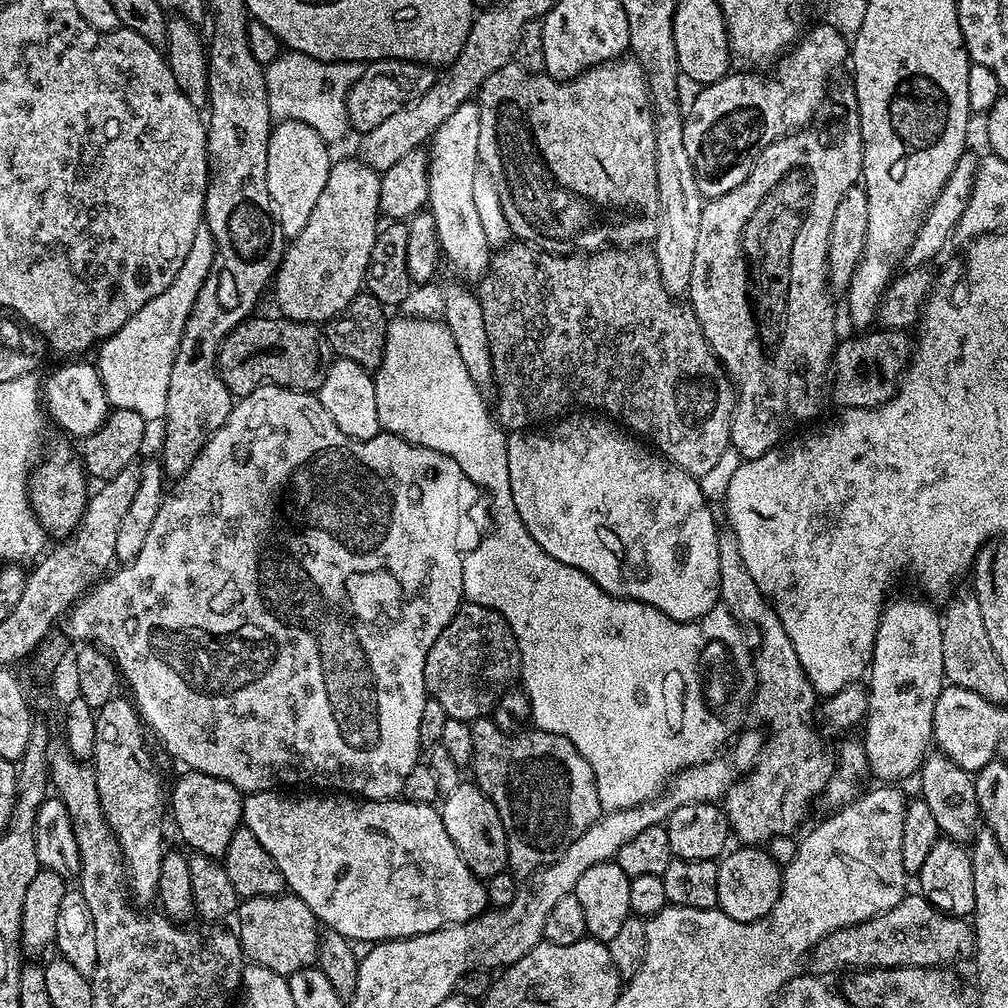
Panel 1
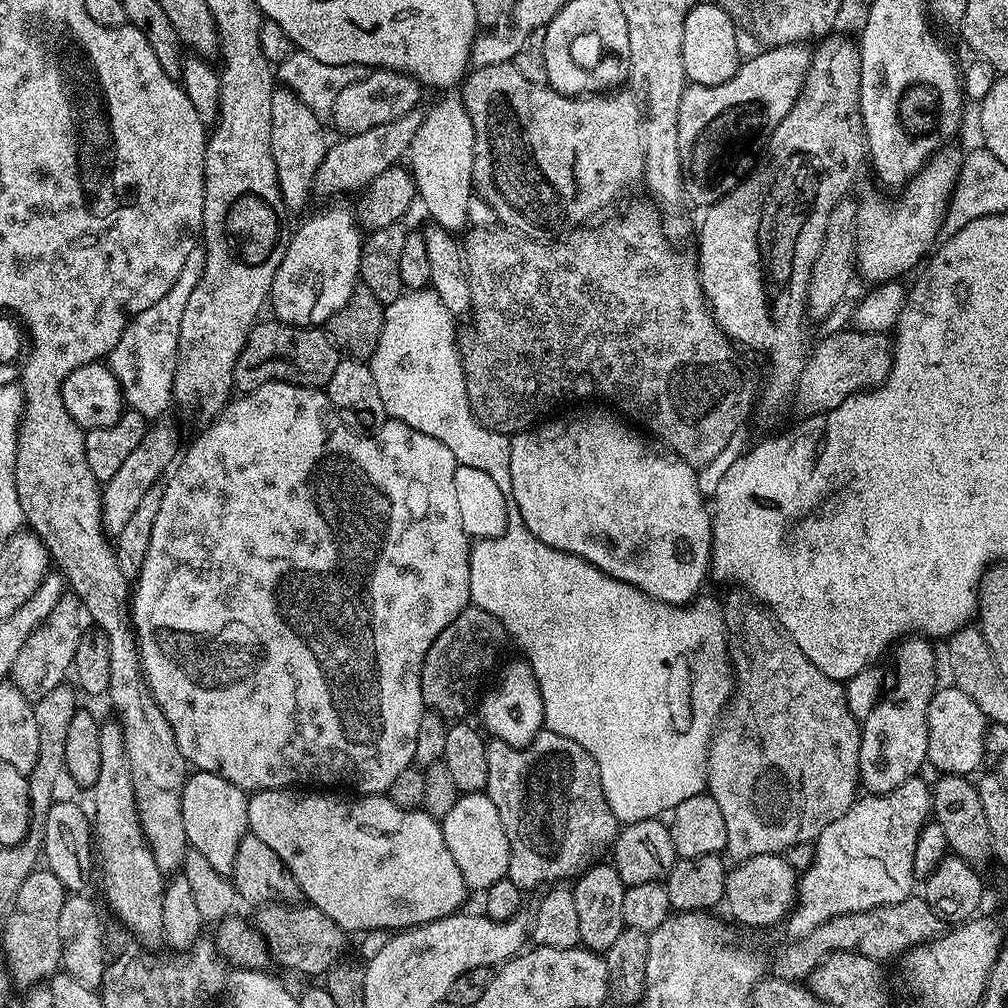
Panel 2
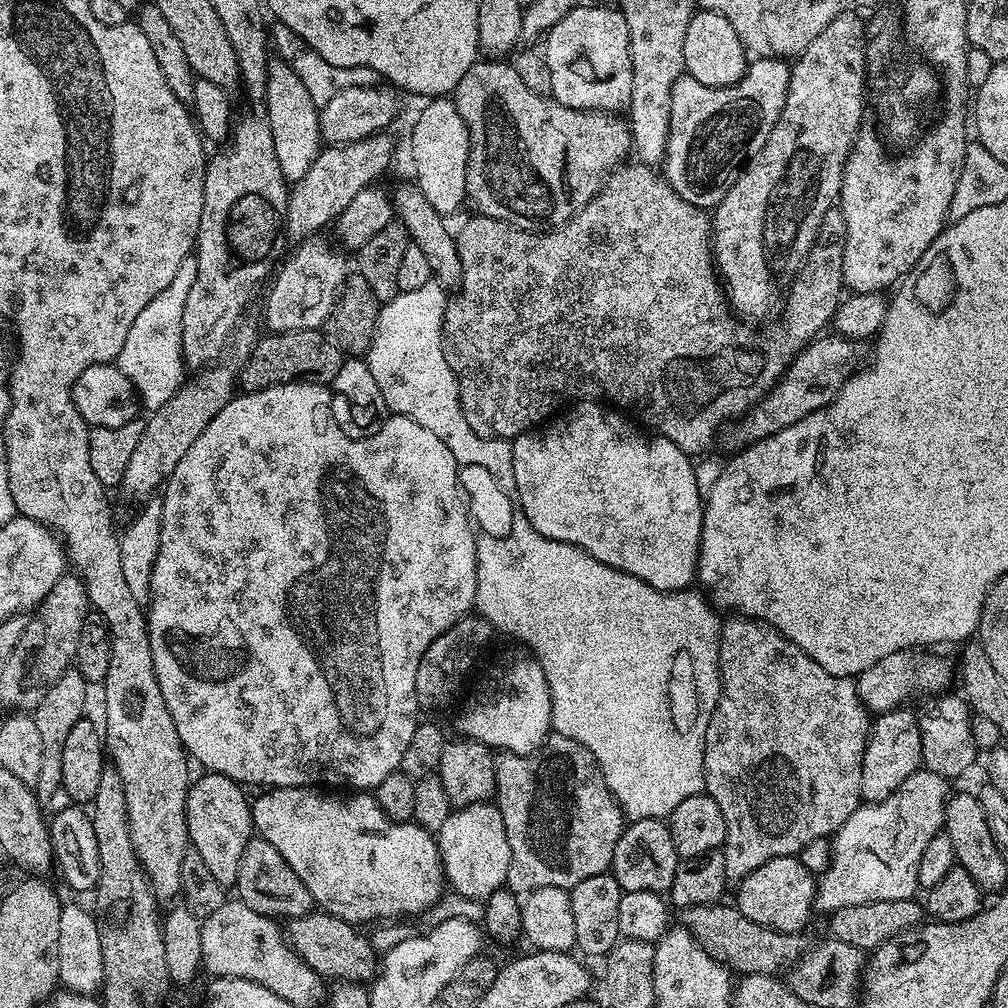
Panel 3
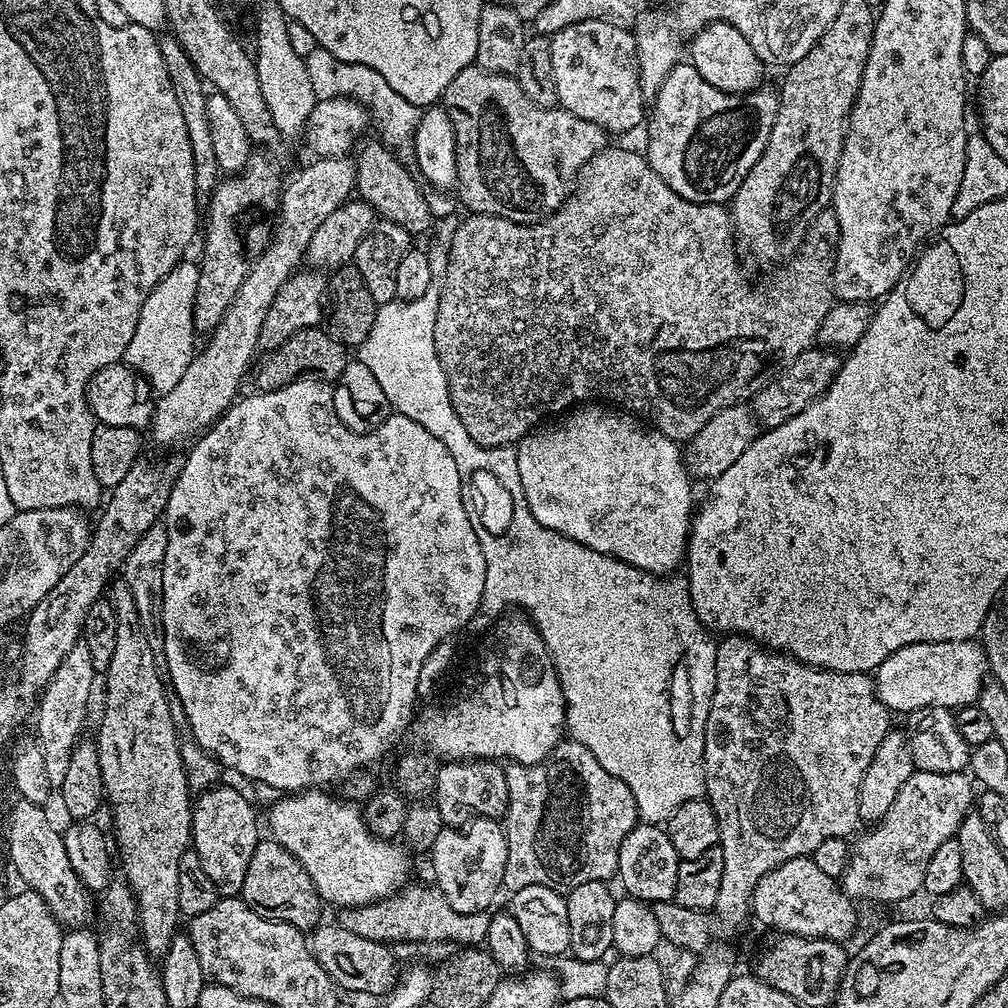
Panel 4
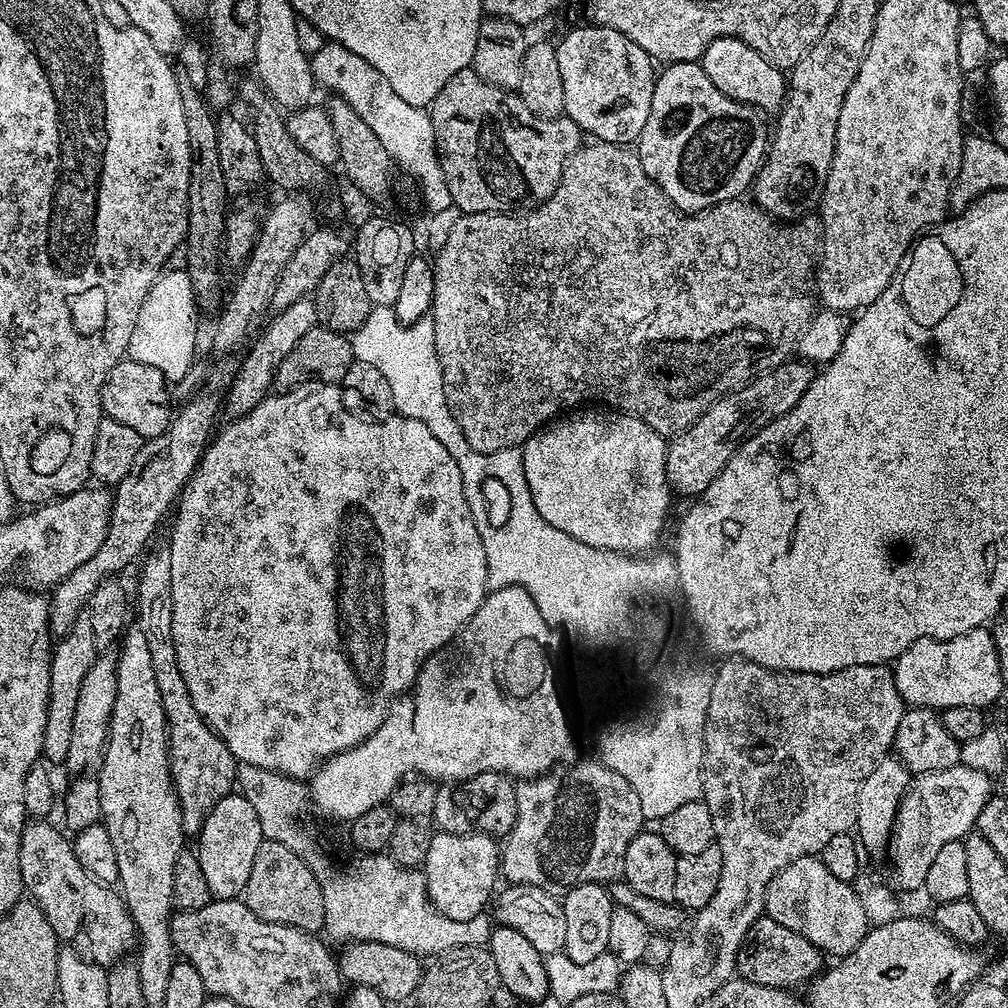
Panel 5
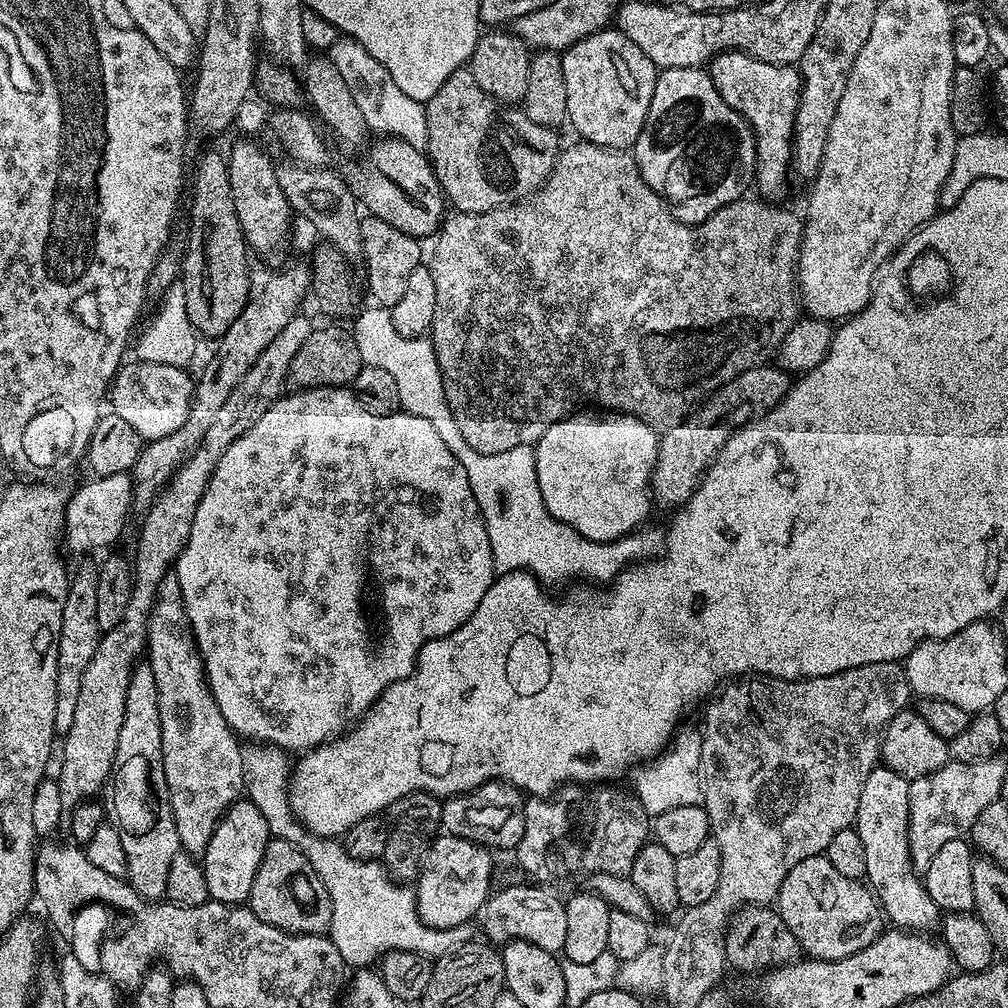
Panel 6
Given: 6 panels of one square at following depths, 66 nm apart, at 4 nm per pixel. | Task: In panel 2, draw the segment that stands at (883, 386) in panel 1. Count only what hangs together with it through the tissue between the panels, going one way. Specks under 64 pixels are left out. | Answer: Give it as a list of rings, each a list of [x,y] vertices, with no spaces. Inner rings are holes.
[[[851,330],[852,332],[832,332],[829,334],[825,340],[815,341],[814,347],[811,349],[810,355],[808,357],[808,365],[804,367],[804,373],[800,375],[800,385],[796,388],[796,399],[794,401],[795,411],[800,411],[804,413],[800,414],[815,414],[817,412],[829,412],[834,410],[840,403],[843,402],[846,398],[850,398],[856,392],[863,392],[870,388],[877,388],[878,385],[882,384],[885,378],[892,373],[892,345],[893,341],[889,339],[885,333],[882,332],[861,332],[859,330]]]

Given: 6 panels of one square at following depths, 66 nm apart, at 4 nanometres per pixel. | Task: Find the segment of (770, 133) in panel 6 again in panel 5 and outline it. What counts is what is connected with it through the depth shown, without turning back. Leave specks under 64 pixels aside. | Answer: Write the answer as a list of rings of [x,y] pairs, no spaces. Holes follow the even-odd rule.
[[[718,38],[706,46],[699,64],[706,70],[706,78],[714,82],[722,94],[734,98],[738,102],[748,105],[749,109],[759,110],[761,113],[779,113],[780,107],[784,105],[786,95],[786,76],[781,69],[775,68],[762,54],[758,54],[746,42],[739,38]]]

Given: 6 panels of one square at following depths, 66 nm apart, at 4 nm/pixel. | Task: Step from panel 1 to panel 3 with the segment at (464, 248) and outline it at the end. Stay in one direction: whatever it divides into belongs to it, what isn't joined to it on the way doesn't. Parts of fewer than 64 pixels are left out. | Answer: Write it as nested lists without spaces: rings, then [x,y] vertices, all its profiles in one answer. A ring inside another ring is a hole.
[[[438,96],[427,101],[428,104],[416,116],[416,125],[412,128],[412,168],[416,171],[414,183],[426,194],[426,202],[434,206],[441,214],[456,212],[460,203],[465,203],[466,166],[470,138],[458,106],[448,96]]]

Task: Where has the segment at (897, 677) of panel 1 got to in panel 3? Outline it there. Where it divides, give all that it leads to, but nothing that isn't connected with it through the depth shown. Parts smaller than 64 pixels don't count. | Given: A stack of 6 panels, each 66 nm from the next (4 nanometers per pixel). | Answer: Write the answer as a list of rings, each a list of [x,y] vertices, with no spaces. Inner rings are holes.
[[[901,706],[892,712],[881,712],[871,721],[868,744],[862,758],[862,782],[860,798],[864,802],[875,802],[890,798],[910,778],[910,774],[921,771],[922,734],[918,730],[917,713],[911,707]]]

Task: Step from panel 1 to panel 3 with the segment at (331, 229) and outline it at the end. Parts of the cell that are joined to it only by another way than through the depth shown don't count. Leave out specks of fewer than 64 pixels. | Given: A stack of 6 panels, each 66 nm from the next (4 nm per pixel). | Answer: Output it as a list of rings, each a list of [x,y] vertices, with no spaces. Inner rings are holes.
[[[315,234],[299,241],[295,245],[296,249],[289,254],[288,261],[286,256],[283,263],[279,265],[278,271],[271,277],[272,289],[269,290],[268,301],[264,304],[264,320],[268,323],[266,328],[269,333],[286,333],[291,332],[292,329],[319,329],[328,321],[340,287],[344,284],[346,269],[344,269],[343,258],[326,241],[319,240],[320,238]]]

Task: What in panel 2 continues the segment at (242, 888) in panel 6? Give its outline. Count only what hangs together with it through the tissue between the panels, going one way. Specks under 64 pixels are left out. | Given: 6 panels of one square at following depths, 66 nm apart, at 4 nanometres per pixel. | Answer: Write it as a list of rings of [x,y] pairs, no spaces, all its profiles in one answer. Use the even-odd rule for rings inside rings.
[[[196,770],[184,781],[182,827],[186,829],[188,846],[198,850],[223,876],[231,877],[238,842],[249,835],[248,798],[249,793],[244,789],[234,786],[234,782],[226,782],[226,778],[218,774]]]

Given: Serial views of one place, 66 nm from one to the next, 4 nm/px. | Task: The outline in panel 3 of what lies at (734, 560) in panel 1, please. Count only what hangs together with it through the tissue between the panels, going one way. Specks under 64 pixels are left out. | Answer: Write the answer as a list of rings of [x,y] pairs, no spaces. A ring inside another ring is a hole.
[[[739,614],[729,615],[729,620],[725,619],[720,625],[720,636],[723,642],[723,666],[724,676],[727,680],[723,682],[725,685],[724,699],[720,701],[719,708],[716,709],[716,716],[713,717],[711,728],[708,729],[708,741],[704,744],[704,786],[707,795],[714,798],[714,802],[718,802],[718,806],[722,810],[722,818],[726,818],[726,838],[724,839],[723,854],[726,858],[726,874],[729,881],[739,882],[745,876],[749,876],[754,870],[758,870],[758,866],[762,866],[770,858],[775,856],[799,856],[800,851],[806,846],[810,846],[810,842],[814,842],[814,838],[822,838],[823,836],[831,837],[842,826],[842,822],[846,822],[846,818],[850,818],[850,814],[854,814],[854,810],[860,807],[862,801],[860,798],[860,783],[862,782],[862,758],[864,757],[864,748],[868,744],[868,734],[870,731],[870,713],[864,707],[864,703],[858,698],[858,690],[856,682],[850,676],[831,676],[826,670],[822,670],[822,666],[818,666],[818,662],[814,662],[814,658],[810,658],[798,646],[794,646],[792,640],[780,634],[776,628],[770,627],[762,620],[753,620],[751,616],[742,616]]]

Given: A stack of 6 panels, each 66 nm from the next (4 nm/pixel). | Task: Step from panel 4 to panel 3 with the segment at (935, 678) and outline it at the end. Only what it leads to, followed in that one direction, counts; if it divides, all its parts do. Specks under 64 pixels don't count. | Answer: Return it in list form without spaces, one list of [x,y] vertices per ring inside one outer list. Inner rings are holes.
[[[909,650],[907,652],[895,652],[894,654],[890,654],[886,658],[882,658],[882,662],[874,662],[874,666],[870,666],[870,670],[866,670],[865,672],[860,673],[859,676],[855,677],[856,682],[856,689],[858,690],[858,698],[864,703],[864,707],[868,709],[869,713],[872,714],[879,714],[881,712],[892,712],[896,708],[907,705],[909,703],[908,699],[911,696],[920,696],[919,698],[928,698],[931,697],[933,694],[940,694],[945,691],[944,688],[947,686],[948,683],[953,683],[954,680],[954,668],[947,664],[946,661],[943,660],[940,656],[920,656],[924,654],[917,654],[915,651]]]

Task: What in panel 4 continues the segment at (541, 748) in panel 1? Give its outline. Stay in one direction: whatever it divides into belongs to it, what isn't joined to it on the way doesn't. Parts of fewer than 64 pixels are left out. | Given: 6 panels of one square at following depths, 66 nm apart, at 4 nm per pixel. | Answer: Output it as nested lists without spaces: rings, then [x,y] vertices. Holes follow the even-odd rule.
[[[571,738],[561,739],[560,743],[554,746],[554,750],[547,760],[540,760],[536,764],[509,763],[505,767],[504,773],[506,774],[506,790],[508,791],[508,811],[503,817],[502,827],[506,834],[508,853],[506,854],[503,887],[509,893],[522,890],[522,886],[546,886],[557,890],[571,890],[582,886],[582,882],[598,882],[599,880],[608,882],[611,881],[611,876],[613,879],[617,875],[618,850],[622,846],[626,834],[630,834],[630,830],[638,823],[634,794],[630,794],[630,788],[626,786],[626,782],[622,782],[622,778],[614,778],[614,774],[606,771],[602,762],[598,762],[598,758],[594,758],[594,754],[590,754],[590,750],[586,750],[586,746],[582,746]]]

